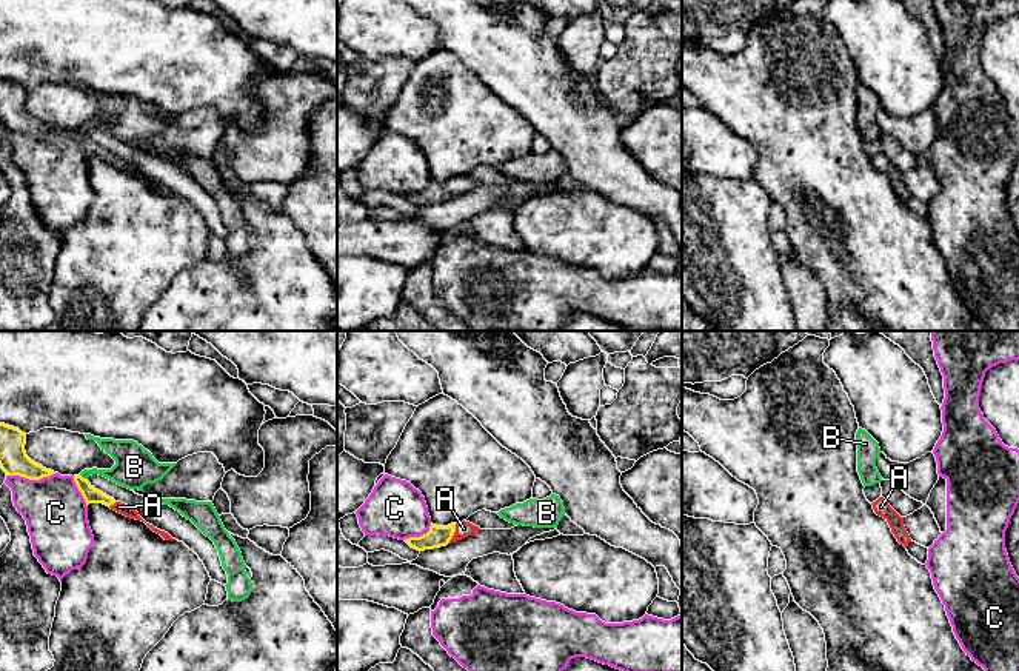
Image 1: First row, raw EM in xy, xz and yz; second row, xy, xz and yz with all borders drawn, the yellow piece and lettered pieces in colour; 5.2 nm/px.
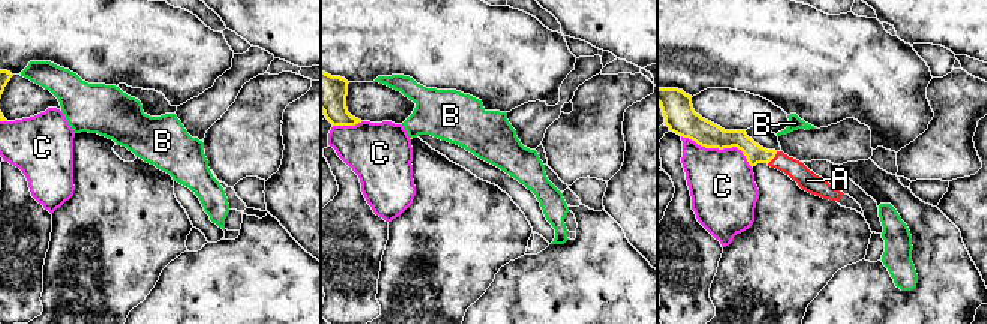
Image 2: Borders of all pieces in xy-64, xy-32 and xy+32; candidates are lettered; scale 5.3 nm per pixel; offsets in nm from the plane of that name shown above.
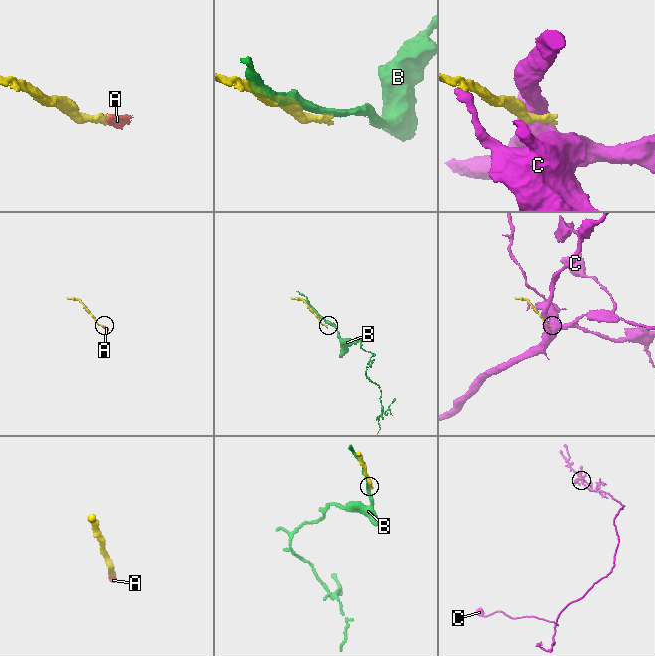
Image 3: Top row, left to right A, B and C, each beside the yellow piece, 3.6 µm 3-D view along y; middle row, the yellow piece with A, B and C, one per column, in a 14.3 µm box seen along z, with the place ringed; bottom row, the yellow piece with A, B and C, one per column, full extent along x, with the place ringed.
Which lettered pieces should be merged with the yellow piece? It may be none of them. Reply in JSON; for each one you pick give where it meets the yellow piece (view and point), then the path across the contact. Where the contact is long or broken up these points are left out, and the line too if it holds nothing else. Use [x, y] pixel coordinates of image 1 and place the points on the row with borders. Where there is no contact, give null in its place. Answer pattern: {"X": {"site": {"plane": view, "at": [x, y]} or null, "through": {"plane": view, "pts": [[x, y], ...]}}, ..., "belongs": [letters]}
{"A": {"site": {"plane": "xz", "at": [454, 531]}, "through": {"plane": "xz", "pts": [[437, 536], [454, 531], [464, 528]]}}, "belongs": ["A"]}

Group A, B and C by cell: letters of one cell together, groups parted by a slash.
A / B / C

